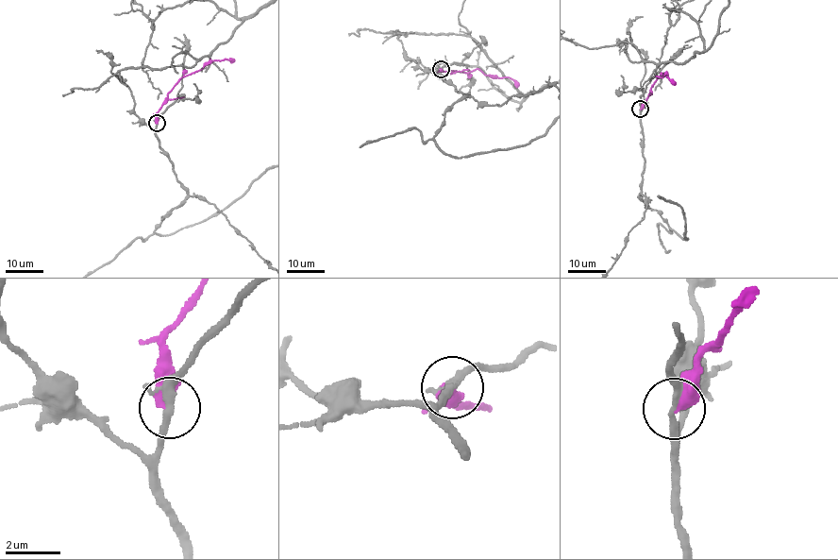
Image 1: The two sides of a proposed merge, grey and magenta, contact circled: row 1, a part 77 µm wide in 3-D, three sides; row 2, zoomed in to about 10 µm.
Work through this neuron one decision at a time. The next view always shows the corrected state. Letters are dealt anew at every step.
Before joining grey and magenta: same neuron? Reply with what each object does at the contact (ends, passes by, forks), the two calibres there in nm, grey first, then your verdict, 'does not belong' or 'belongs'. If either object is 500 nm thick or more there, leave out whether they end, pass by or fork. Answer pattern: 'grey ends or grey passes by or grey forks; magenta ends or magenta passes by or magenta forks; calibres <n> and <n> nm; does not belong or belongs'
calibres 220 and 500 nm; does not belong

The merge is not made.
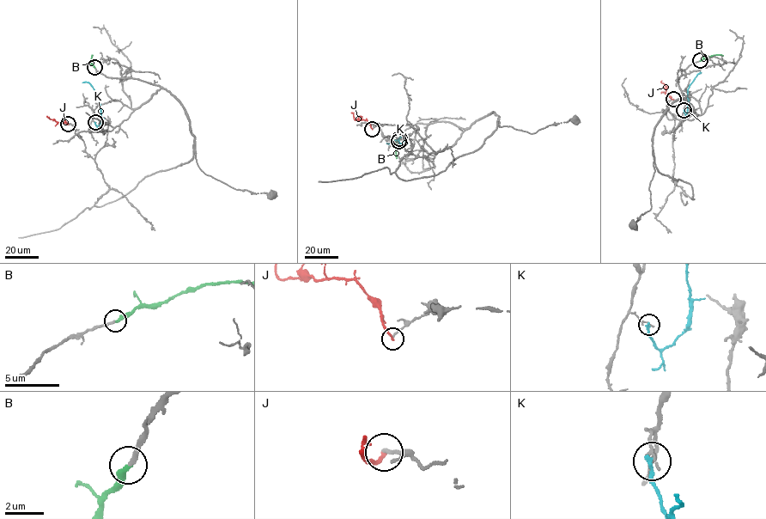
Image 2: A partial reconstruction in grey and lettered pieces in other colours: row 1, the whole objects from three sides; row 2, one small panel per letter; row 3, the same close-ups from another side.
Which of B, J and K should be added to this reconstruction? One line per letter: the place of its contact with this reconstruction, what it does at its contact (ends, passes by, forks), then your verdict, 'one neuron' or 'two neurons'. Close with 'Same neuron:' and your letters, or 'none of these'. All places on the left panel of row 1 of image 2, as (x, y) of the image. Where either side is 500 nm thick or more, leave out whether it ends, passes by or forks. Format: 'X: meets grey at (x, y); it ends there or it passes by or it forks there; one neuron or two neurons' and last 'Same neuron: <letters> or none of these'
B: meets grey at (94, 67); it ends there; one neuron
J: meets grey at (68, 124); it ends there; two neurons
K: meets grey at (95, 122); it ends there; two neurons
Same neuron: B

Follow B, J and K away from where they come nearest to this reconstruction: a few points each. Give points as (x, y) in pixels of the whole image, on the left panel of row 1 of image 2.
B: (94, 67), (90, 62), (93, 55)
J: (68, 124), (57, 122), (46, 116)
K: (94, 122), (96, 125), (101, 121), (99, 100), (89, 82), (82, 82)

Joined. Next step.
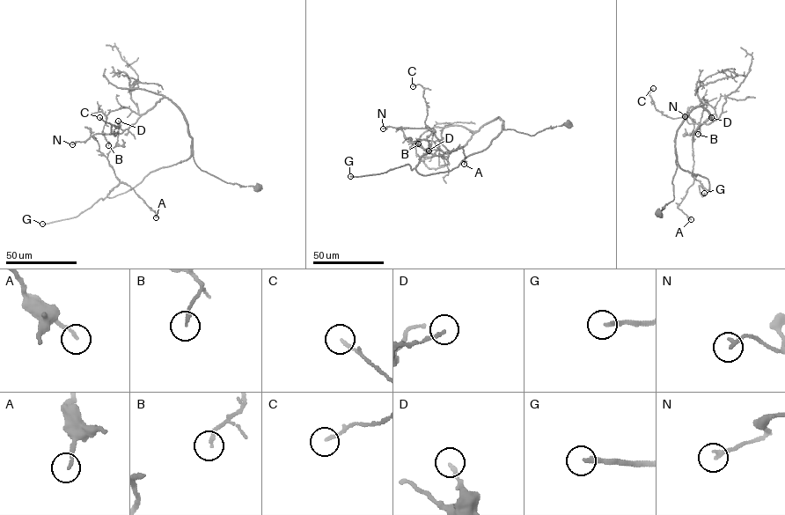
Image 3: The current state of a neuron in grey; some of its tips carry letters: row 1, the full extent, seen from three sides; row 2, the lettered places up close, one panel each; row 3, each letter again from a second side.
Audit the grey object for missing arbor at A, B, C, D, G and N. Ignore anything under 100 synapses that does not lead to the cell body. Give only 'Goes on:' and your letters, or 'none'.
Goes on: G

